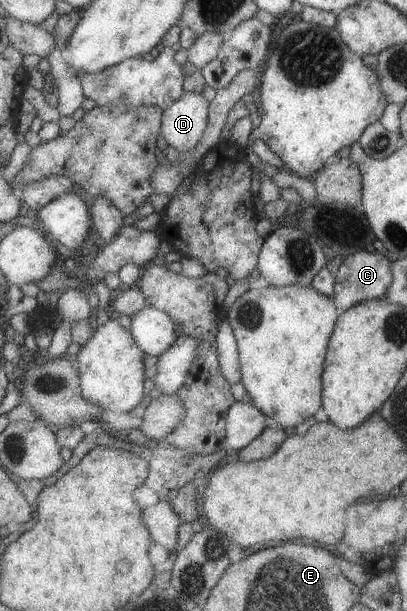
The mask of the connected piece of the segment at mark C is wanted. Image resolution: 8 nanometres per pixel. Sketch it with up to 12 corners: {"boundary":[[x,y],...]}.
{"boundary":[[364,249],[334,274],[342,312],[382,299],[391,282],[382,254]]}

